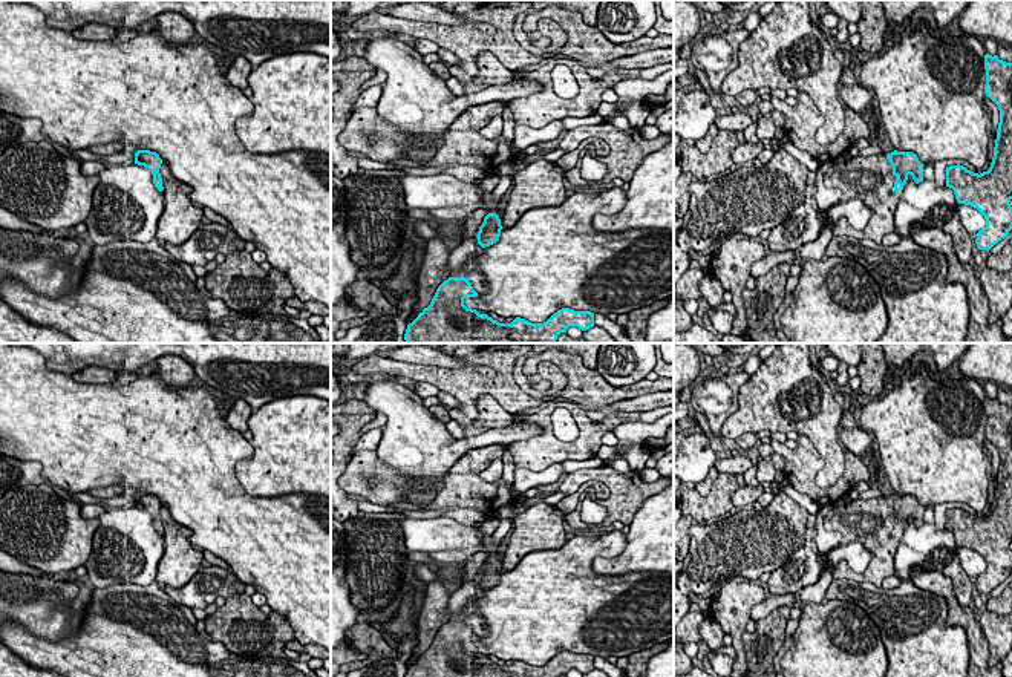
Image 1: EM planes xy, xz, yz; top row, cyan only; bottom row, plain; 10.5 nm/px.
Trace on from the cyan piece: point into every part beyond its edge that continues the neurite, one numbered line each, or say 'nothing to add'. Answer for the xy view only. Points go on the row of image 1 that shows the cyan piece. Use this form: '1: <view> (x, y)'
nothing to add

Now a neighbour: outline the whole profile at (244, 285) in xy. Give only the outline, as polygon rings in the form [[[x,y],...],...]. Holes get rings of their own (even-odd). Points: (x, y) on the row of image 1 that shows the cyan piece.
[[[245,248],[204,276],[207,294],[245,314],[280,314],[294,288],[279,270],[265,271]]]

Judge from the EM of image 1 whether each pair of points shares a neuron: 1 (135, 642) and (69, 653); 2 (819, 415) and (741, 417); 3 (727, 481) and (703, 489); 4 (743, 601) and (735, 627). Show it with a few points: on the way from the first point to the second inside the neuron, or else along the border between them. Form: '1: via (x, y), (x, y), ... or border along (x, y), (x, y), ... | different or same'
1: via (118, 653), (86, 653) | same
2: via (799, 421), (789, 426), (780, 417), (761, 417) | same
3: border along (714, 481), (706, 495), (700, 495), (694, 489) | different
4: via (737, 607), (735, 621) | same

